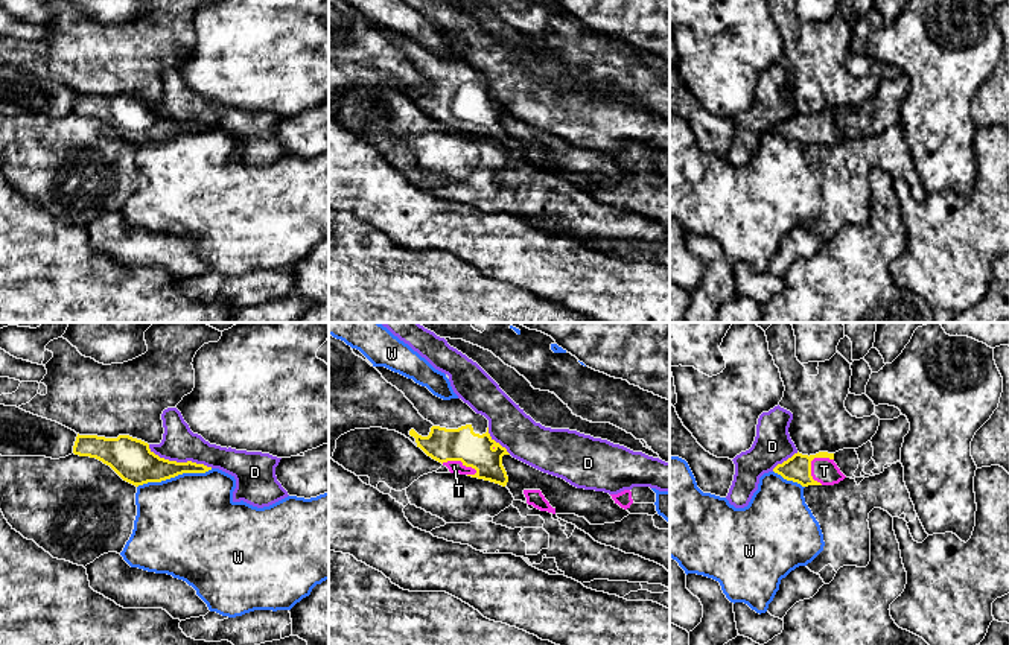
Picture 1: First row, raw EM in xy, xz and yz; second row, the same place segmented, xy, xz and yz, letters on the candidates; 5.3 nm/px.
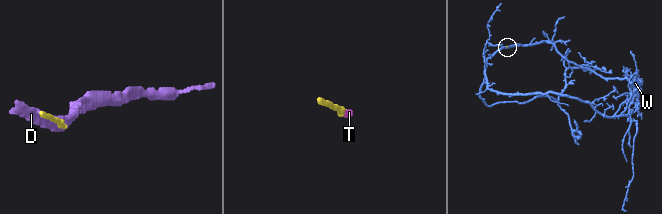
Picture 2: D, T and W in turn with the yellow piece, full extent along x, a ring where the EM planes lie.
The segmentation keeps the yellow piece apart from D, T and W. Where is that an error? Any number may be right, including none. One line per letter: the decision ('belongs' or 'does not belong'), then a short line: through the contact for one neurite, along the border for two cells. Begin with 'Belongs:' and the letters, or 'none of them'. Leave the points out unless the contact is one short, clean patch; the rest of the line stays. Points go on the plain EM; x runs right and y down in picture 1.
Belongs: T
D: does not belong
T: belongs
W: does not belong

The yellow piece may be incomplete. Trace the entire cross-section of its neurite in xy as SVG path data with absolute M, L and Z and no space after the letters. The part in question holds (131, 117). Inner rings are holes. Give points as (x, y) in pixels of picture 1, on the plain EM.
M78 93L73 113L102 120L123 140L135 146L148 141L161 141L183 132L205 132L212 129L212 126L192 120L177 122L160 117L149 108L148 102L129 94L105 97Z

